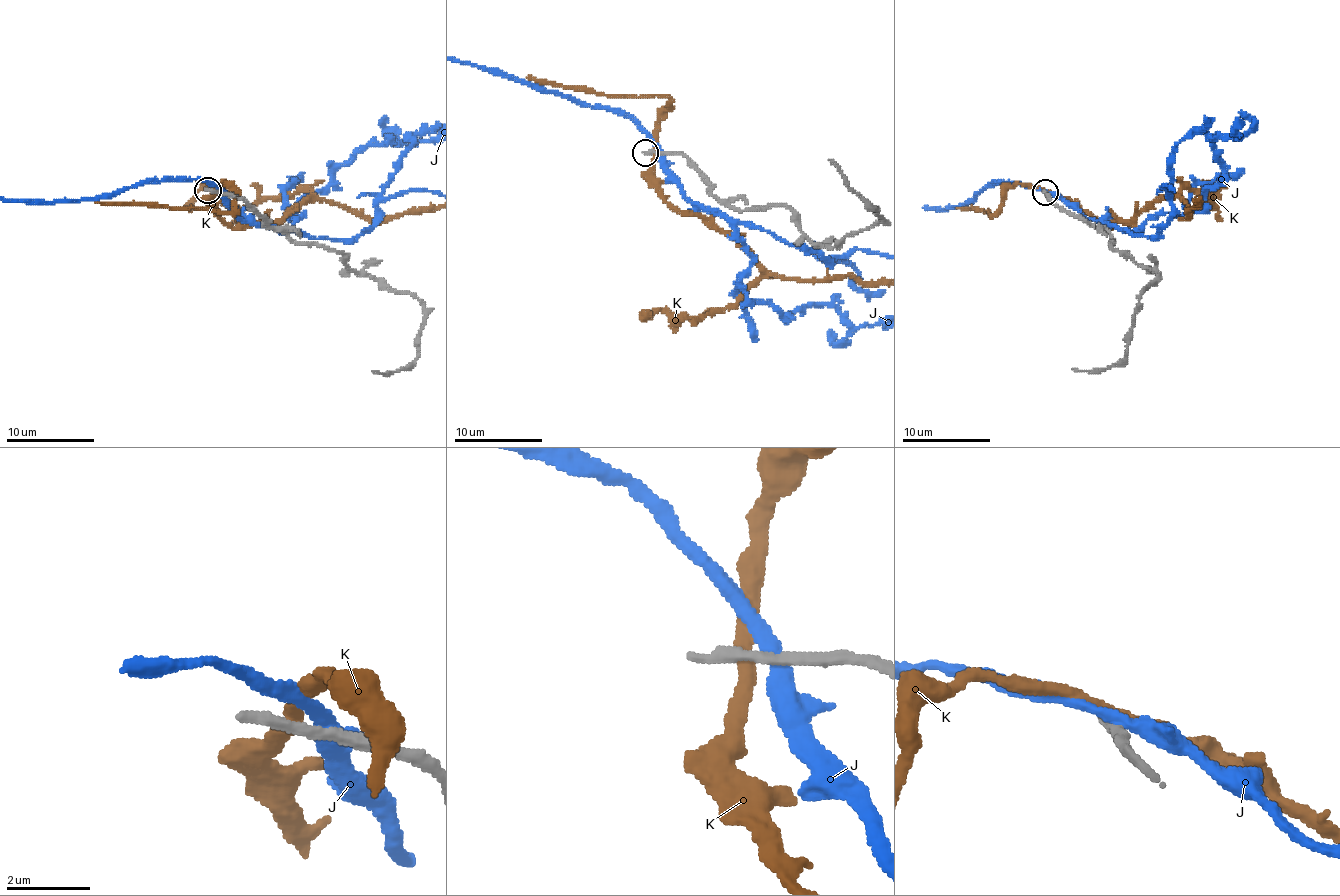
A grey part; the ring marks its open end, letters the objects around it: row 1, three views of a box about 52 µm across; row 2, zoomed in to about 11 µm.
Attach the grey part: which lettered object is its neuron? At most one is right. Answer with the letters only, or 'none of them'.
none of them

